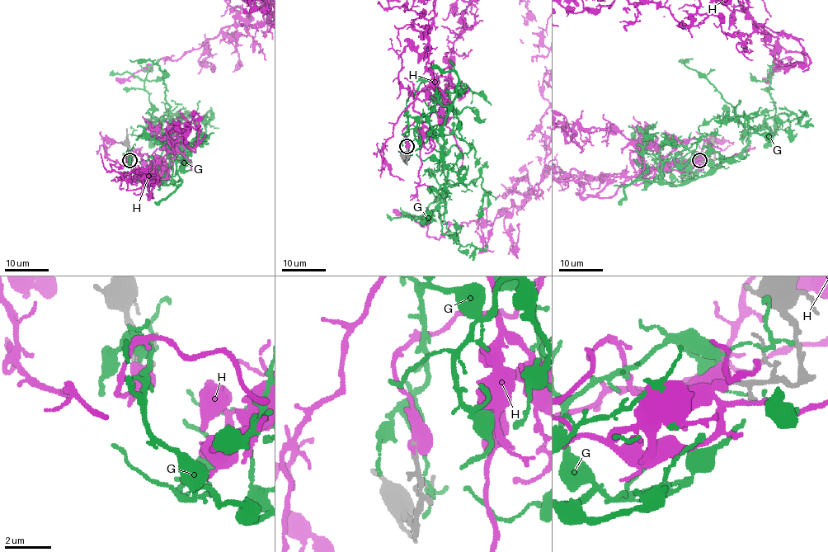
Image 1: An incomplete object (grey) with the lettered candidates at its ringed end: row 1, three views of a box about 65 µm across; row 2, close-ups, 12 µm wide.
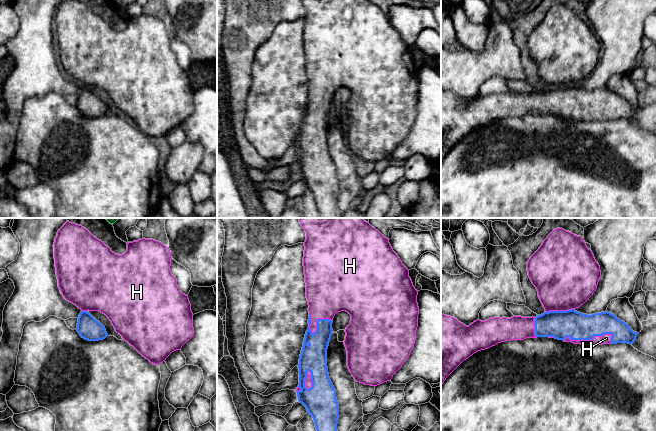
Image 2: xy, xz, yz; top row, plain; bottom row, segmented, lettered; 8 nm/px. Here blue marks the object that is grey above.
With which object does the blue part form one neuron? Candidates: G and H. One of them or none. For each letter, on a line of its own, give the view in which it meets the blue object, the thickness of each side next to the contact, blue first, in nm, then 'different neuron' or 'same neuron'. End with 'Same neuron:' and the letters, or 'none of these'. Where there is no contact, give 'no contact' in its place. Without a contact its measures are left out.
G: no contact | different neuron
H: yz | 220/80 nm | same neuron
Same neuron: H

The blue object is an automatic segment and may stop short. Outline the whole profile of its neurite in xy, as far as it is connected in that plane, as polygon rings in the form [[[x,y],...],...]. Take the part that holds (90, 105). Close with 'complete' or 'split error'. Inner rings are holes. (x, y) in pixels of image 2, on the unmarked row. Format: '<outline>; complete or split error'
[[[64,0],[54,18],[56,51],[64,74],[82,86],[76,105],[80,112],[88,117],[99,117],[108,112],[105,103],[89,89],[99,87],[108,93],[123,116],[155,141],[160,141],[172,128],[180,126],[194,110],[193,89],[188,72],[180,67],[171,49],[171,34],[169,23],[145,14],[128,18],[127,27],[118,31],[81,1]]]; split error

